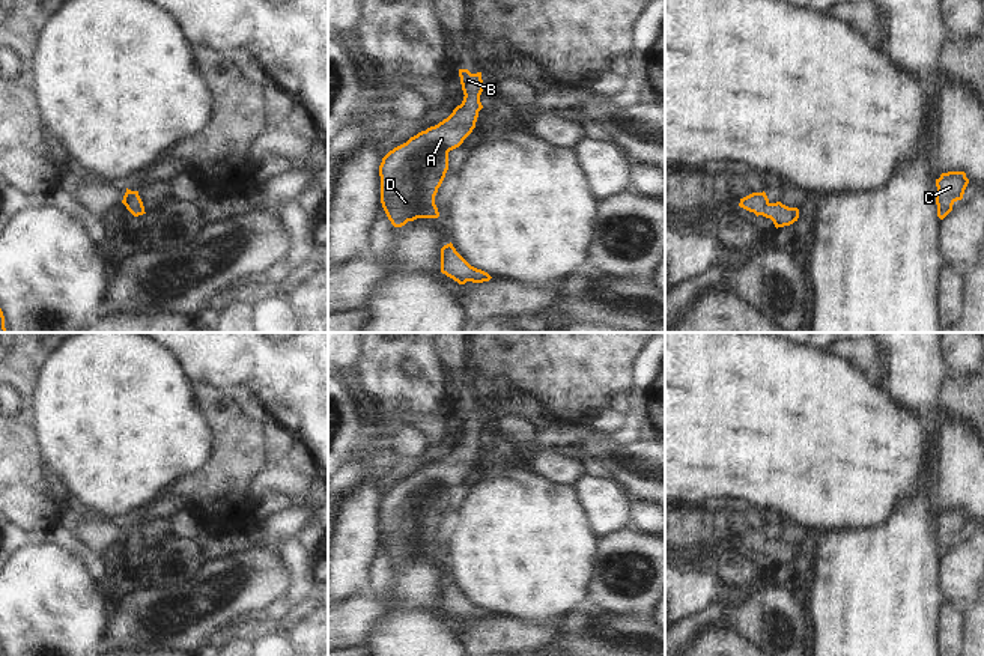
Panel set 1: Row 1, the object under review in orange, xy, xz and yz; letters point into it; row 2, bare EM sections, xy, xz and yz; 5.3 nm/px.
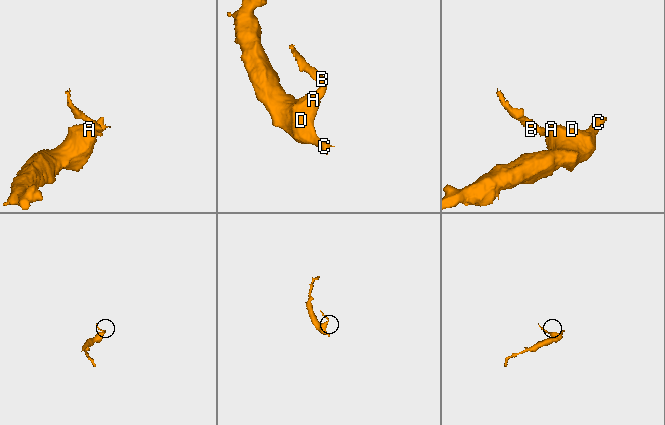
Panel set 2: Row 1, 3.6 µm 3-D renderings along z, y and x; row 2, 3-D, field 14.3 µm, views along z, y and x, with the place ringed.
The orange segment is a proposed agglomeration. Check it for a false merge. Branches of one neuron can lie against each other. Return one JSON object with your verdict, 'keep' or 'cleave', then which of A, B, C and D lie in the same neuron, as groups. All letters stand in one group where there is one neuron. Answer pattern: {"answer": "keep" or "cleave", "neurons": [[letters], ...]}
{"answer": "keep", "neurons": [["A", "B", "C", "D"]]}

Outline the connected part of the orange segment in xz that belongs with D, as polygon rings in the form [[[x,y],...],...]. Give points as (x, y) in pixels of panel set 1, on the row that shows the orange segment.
[[[459,69],[463,101],[435,126],[390,150],[379,166],[381,203],[394,227],[417,218],[438,218],[435,196],[448,170],[448,152],[475,128],[483,108],[481,72]]]

